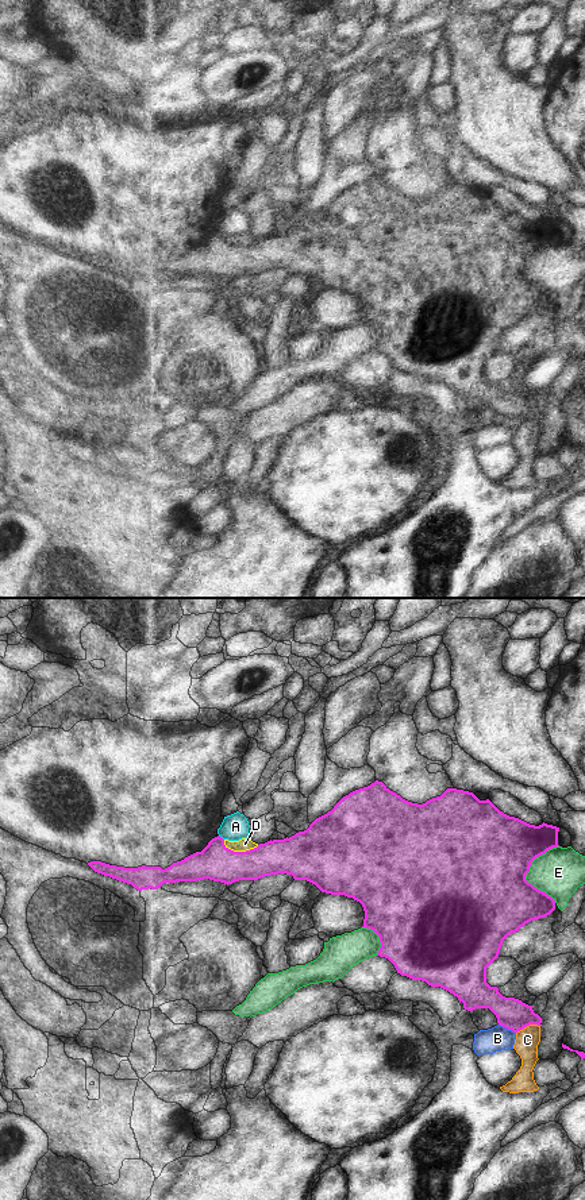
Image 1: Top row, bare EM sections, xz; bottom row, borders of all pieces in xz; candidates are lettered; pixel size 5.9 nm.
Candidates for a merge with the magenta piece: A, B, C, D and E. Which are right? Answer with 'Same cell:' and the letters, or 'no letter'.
Same cell: no letter

